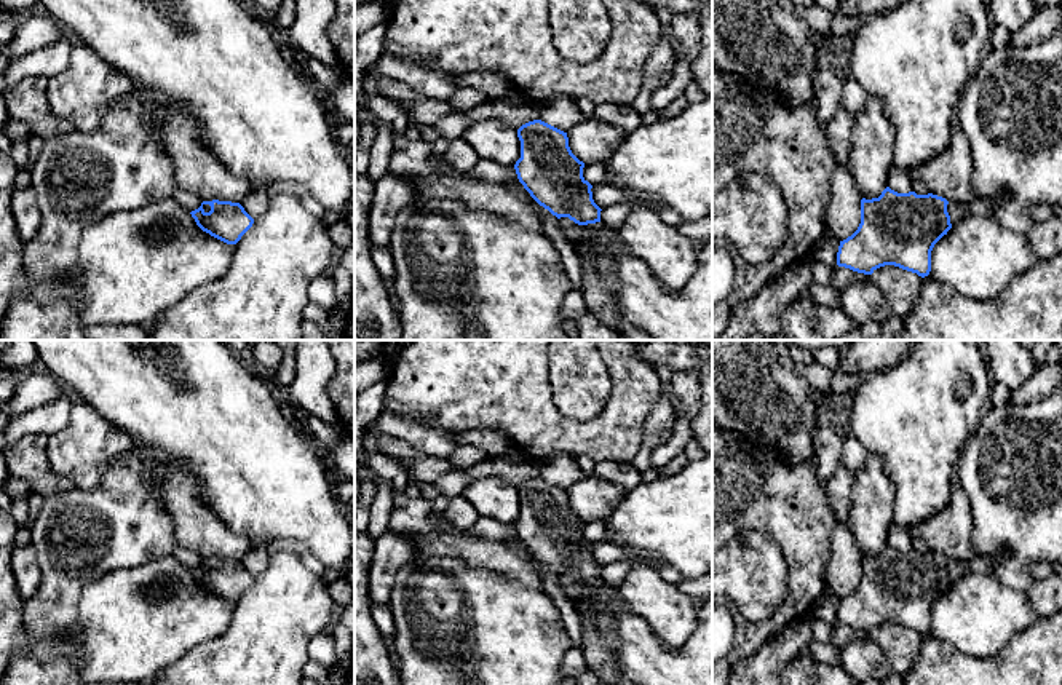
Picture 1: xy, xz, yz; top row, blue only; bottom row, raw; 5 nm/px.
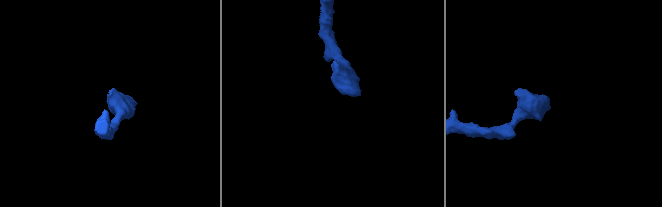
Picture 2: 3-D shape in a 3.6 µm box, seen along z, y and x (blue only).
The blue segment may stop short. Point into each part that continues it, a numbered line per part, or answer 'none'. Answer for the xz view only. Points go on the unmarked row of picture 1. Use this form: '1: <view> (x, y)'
1: xz (574, 589)

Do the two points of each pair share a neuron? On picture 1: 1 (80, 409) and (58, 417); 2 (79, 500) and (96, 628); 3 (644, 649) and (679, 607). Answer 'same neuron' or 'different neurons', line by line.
1: different neurons
2: different neurons
3: different neurons

